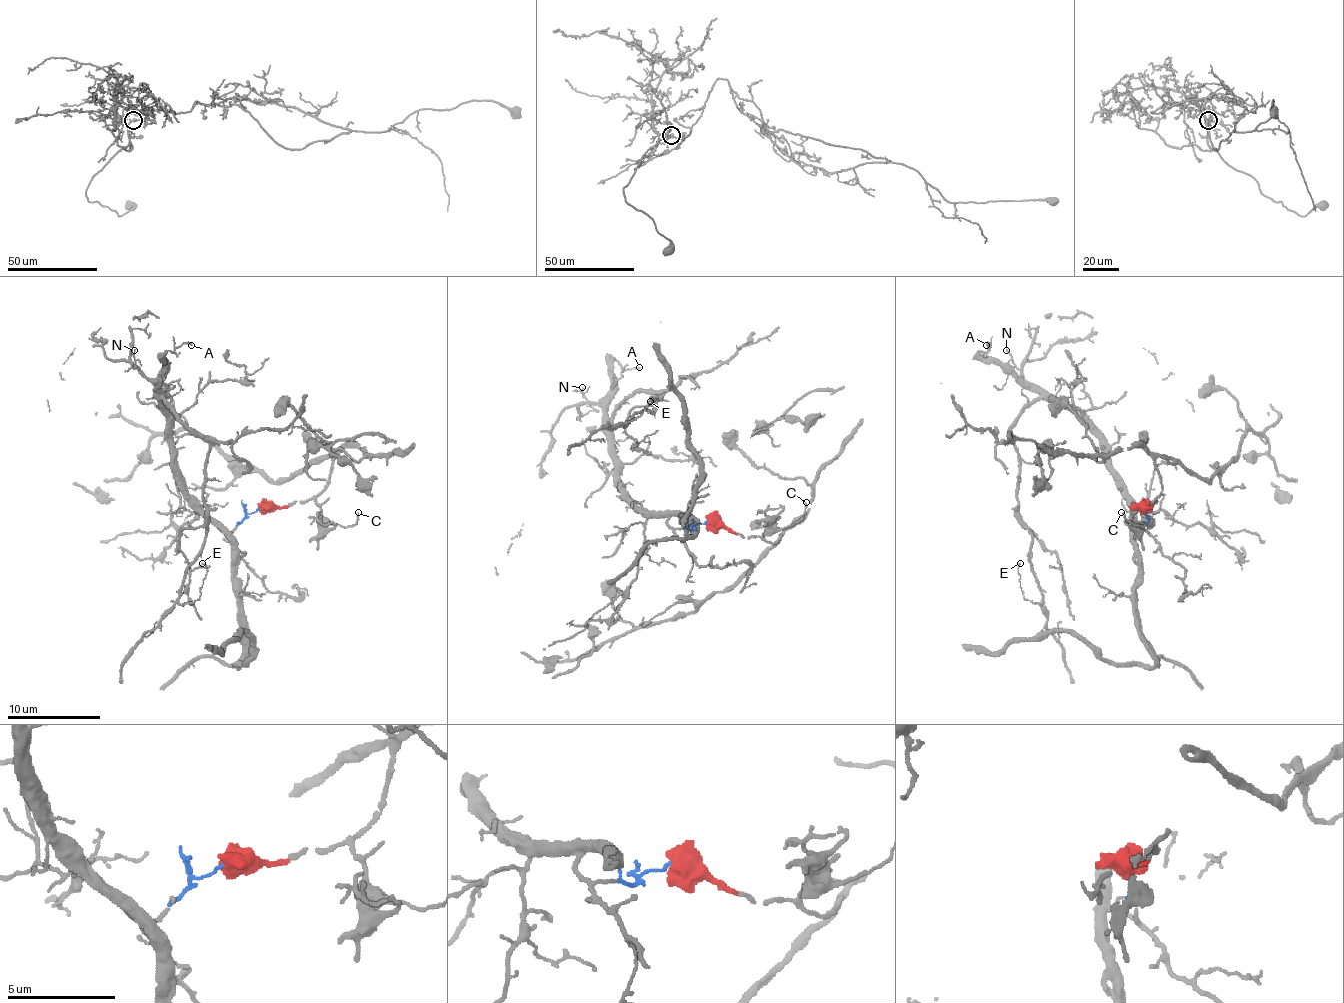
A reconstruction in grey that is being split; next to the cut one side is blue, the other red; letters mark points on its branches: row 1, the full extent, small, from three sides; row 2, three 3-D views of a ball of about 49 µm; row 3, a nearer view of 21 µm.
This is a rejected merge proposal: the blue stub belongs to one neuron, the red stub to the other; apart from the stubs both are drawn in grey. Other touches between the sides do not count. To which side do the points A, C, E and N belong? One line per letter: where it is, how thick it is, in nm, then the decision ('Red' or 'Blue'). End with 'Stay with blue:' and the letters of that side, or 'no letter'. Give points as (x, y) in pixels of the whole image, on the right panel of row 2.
A: Place: (986, 345). Thickness 110 nm. Blue
C: Place: (1121, 512). Thickness 130 nm. Red
E: Place: (1020, 563). Thickness 80 nm. Blue
N: Place: (1006, 350). Thickness 120 nm. Blue
Stay with blue: A, E, N

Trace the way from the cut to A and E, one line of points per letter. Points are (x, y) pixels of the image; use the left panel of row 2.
A: (259, 508), (224, 532), (187, 492), (173, 452), (171, 420), (159, 387), (169, 350), (185, 343), (192, 345)
E: (259, 508), (224, 532), (187, 492), (164, 399), (208, 443), (203, 548), (178, 602), (199, 597), (201, 562)

